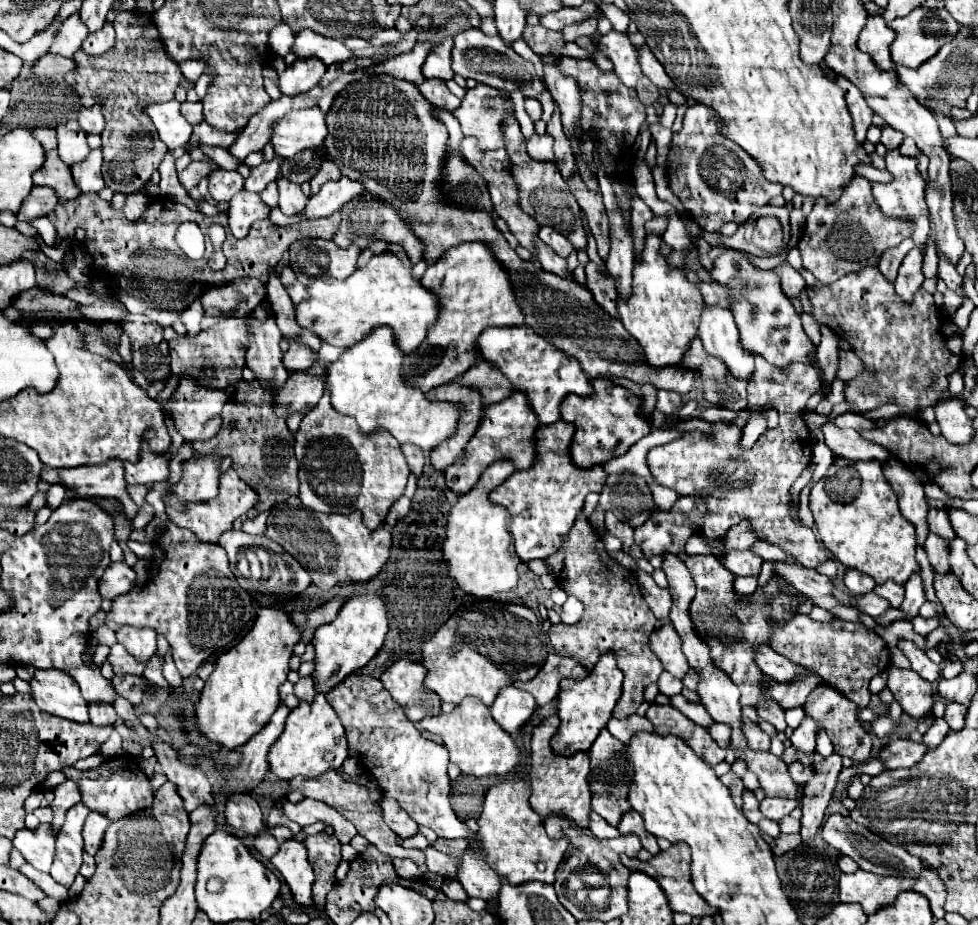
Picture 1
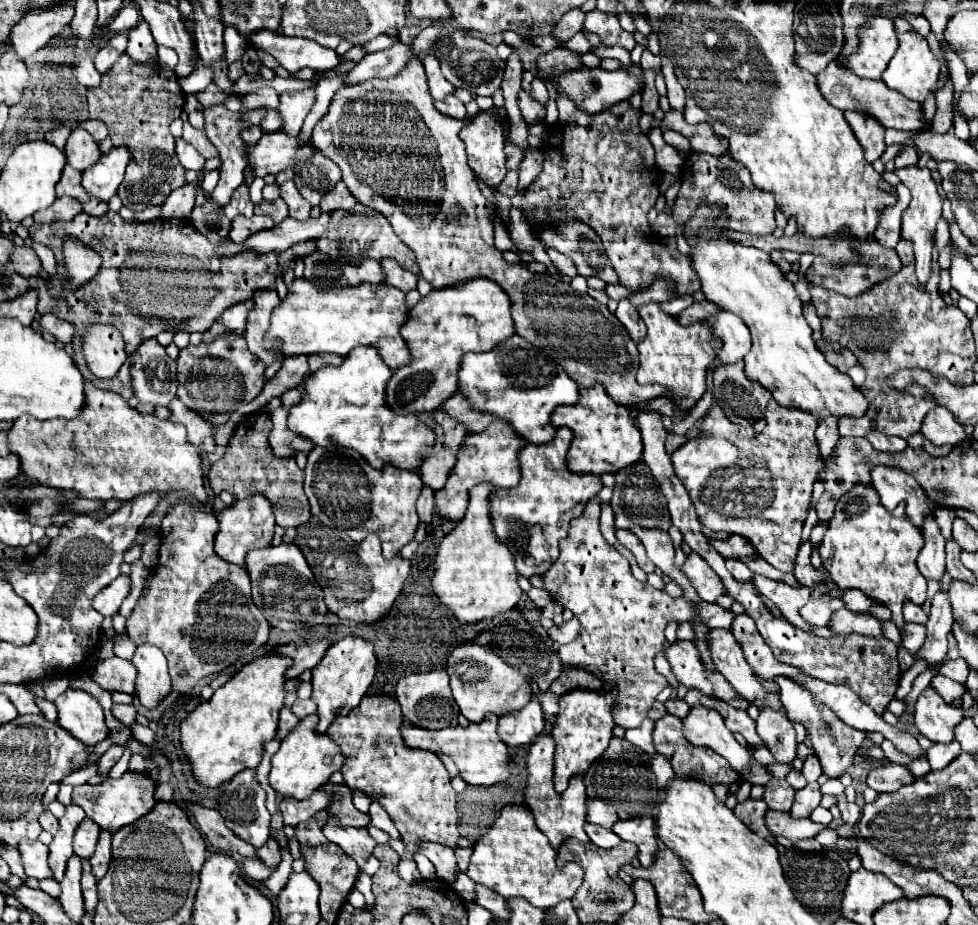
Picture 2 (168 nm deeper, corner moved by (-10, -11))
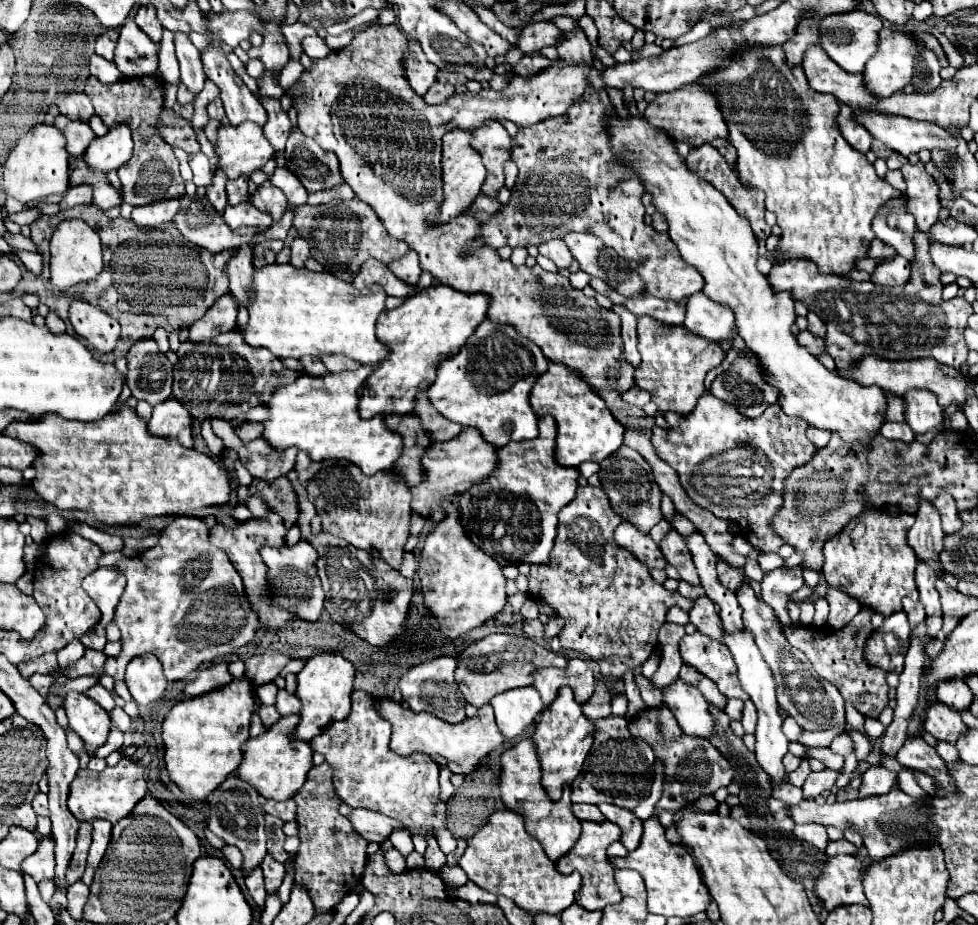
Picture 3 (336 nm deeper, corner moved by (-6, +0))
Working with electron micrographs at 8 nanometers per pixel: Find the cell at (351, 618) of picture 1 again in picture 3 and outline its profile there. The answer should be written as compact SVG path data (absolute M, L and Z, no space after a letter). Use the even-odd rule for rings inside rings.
M317 653L307 659L303 671L297 675L295 695L301 699L301 721L295 729L295 737L311 741L315 735L323 733L333 721L345 719L351 711L351 693L353 693L355 665L347 661L341 653Z

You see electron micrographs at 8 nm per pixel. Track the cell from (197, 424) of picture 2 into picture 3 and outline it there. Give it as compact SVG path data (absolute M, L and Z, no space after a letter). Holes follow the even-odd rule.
M177 399L163 401L153 407L149 431L159 437L179 439L181 445L193 447L193 417Z

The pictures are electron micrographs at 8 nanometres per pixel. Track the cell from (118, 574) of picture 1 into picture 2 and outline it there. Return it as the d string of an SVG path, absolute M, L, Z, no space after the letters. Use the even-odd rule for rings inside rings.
M119 574L107 588L103 588L93 600L91 600L91 606L101 612L103 616L113 616L119 612L121 608L121 602L129 596L129 586L131 586L131 580L129 576L125 574Z

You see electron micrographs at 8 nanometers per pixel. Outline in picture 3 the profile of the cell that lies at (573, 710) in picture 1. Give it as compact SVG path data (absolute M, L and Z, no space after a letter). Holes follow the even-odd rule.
M567 687L559 689L555 701L543 711L543 715L537 723L537 729L533 733L533 741L537 745L541 771L543 771L541 785L545 787L547 795L553 801L559 801L563 785L571 783L579 775L583 761L591 749L593 737L595 737L595 723L591 723L583 715L583 705L575 701L571 689L567 689Z

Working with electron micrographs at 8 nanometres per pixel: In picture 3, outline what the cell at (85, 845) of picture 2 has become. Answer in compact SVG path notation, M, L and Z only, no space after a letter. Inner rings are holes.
M81 823L79 825L79 831L77 831L77 853L89 849L89 845L91 845L91 831L93 831L91 823Z

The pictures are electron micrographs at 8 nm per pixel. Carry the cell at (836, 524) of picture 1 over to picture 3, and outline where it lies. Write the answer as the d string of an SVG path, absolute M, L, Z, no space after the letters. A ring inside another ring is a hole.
M865 505L859 517L853 517L851 523L861 521L865 531L859 539L851 539L851 527L843 527L837 535L823 543L823 575L831 587L839 587L861 605L869 605L885 617L901 611L901 599L913 597L919 599L915 585L915 551L907 545L907 529L913 523L913 515L891 513L885 507Z

